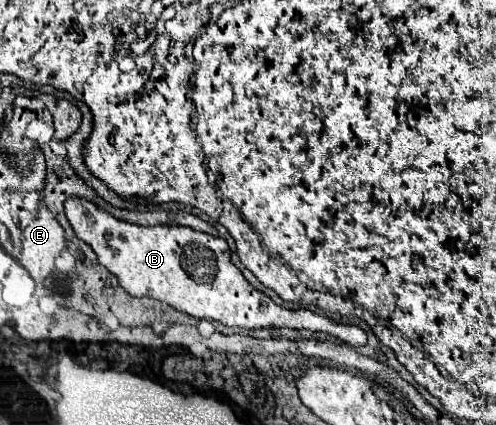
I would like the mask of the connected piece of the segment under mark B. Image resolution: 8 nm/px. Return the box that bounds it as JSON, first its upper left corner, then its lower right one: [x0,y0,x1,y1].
[64,197,366,347]

